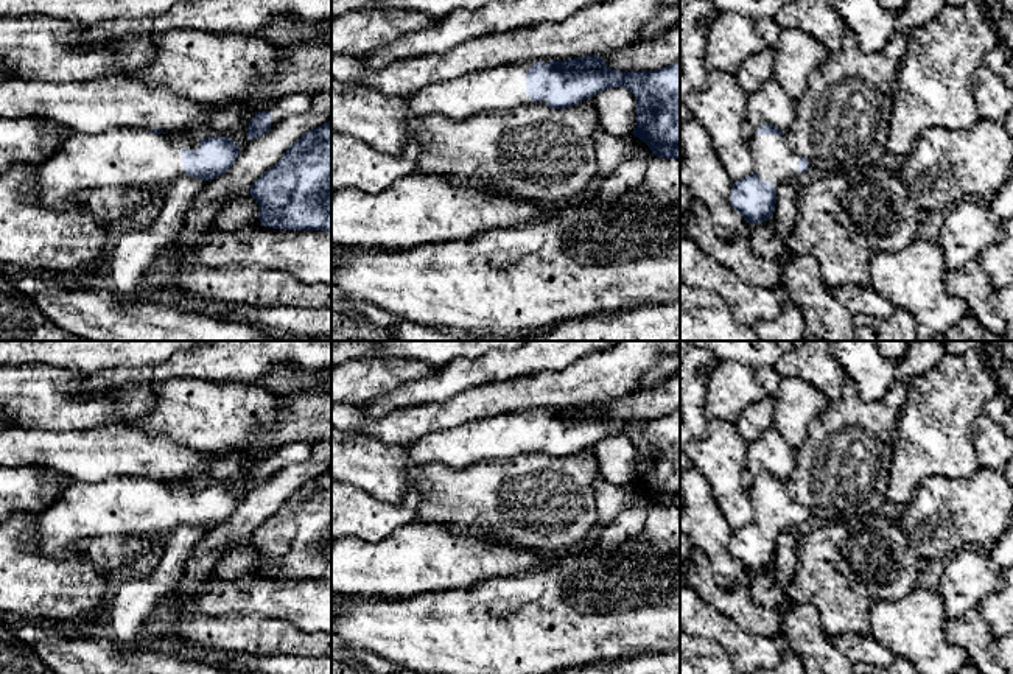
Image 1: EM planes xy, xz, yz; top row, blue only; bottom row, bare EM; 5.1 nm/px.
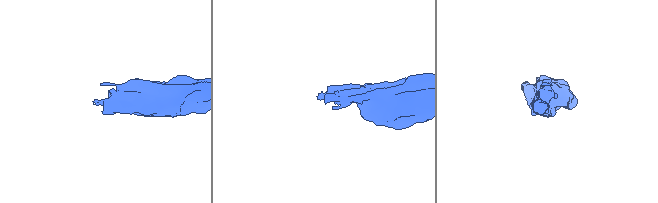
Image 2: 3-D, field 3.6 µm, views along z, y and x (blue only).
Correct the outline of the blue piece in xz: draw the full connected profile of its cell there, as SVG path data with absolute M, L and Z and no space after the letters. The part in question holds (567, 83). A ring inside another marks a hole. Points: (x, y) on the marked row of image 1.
M598 54L565 61L532 59L426 86L408 97L406 101L412 118L443 115L451 120L468 120L471 115L524 106L543 104L552 109L566 109L613 87L627 89L636 98L636 128L632 134L650 148L652 156L680 159L680 59L649 72L616 72Z

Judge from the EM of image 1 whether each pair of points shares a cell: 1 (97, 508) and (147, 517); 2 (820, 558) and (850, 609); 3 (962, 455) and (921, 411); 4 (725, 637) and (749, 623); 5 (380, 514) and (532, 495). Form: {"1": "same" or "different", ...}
{"1": "same", "2": "same", "3": "same", "4": "different", "5": "different"}

